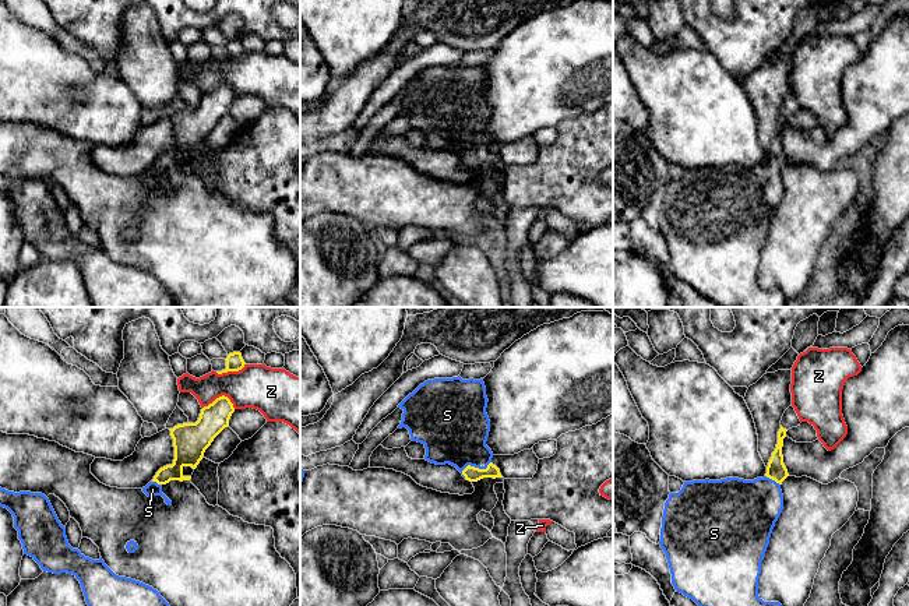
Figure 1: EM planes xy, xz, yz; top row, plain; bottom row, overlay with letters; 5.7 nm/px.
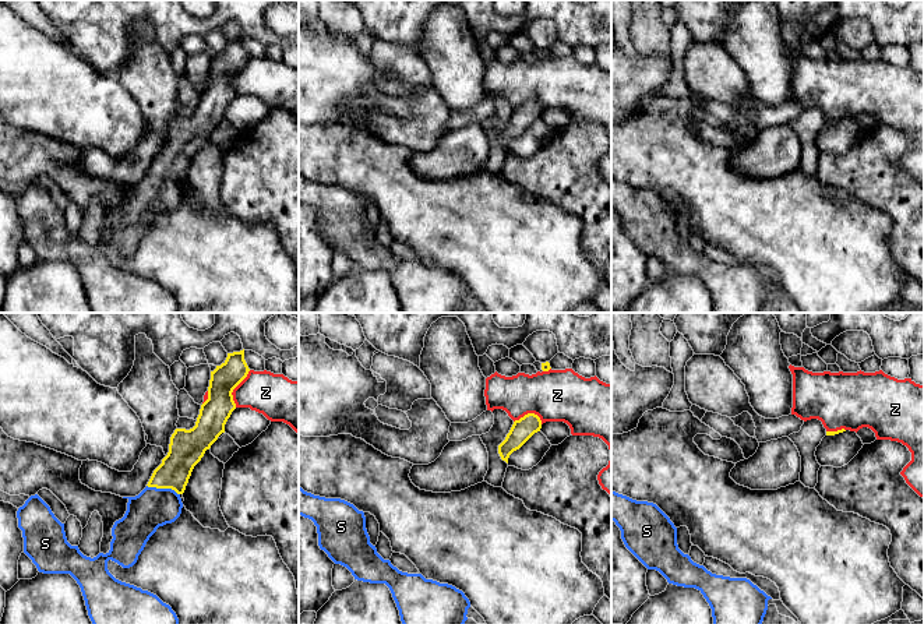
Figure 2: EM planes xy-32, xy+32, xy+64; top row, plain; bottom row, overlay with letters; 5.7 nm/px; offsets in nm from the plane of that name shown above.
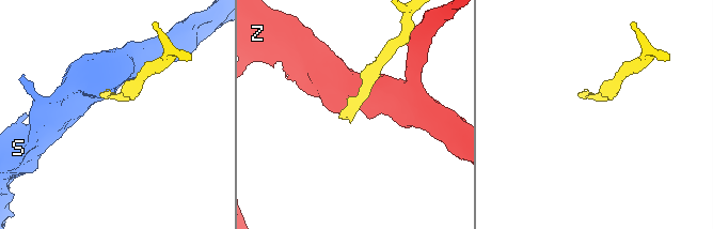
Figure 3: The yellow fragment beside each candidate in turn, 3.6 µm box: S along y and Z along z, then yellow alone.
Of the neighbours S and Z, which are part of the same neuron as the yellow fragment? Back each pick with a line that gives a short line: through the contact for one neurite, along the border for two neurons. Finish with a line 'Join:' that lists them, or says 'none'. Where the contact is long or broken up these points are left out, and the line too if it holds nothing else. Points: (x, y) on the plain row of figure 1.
S: Line: xz (471, 161), (476, 155), (455, 117)
Join: S

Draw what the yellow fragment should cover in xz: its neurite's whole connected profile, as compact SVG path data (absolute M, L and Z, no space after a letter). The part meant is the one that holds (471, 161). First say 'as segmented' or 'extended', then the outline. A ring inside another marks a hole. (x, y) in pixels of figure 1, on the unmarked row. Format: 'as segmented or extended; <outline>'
extended; M482 66L427 67L398 92L404 98L398 116L406 114L411 127L424 133L426 148L450 151L469 169L503 165L486 133L487 89Z

